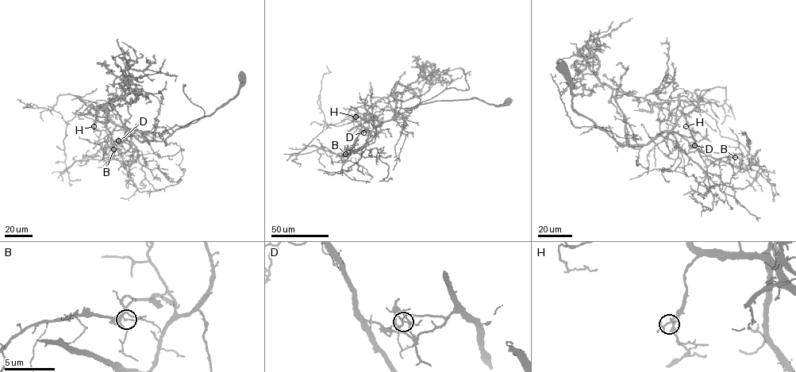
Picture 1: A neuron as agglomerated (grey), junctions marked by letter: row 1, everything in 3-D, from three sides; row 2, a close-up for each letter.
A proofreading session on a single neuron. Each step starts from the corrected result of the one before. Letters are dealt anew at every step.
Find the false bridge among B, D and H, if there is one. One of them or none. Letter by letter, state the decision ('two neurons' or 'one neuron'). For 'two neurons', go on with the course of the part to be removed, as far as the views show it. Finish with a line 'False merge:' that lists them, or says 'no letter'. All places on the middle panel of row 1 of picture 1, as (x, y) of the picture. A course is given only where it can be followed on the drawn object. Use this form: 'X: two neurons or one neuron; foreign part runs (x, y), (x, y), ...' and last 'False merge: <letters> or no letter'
B: two neurons; foreign part runs (345, 155), (351, 151), (363, 124), (375, 115), (357, 113), (324, 125), (294, 159), (299, 166)
D: one neuron
H: one neuron
False merge: B

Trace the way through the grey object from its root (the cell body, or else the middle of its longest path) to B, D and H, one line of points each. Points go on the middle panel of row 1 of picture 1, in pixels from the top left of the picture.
B: (507, 103), (489, 105), (473, 97), (420, 104), (381, 121), (371, 132), (360, 131), (351, 151), (345, 155)
D: (507, 103), (489, 105), (474, 97), (422, 103), (396, 114), (393, 119), (381, 121), (371, 132), (363, 132)
H: (507, 103), (489, 105), (474, 97), (442, 100), (420, 104), (396, 114), (388, 120), (355, 116)

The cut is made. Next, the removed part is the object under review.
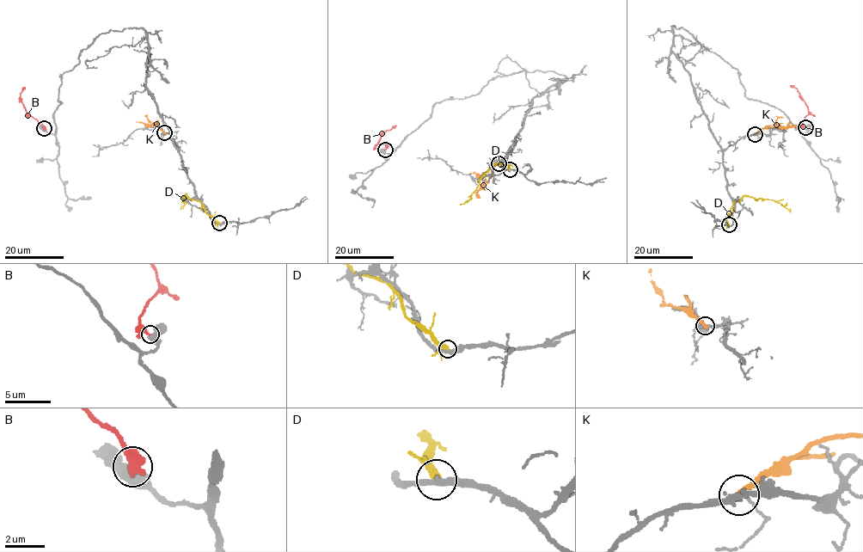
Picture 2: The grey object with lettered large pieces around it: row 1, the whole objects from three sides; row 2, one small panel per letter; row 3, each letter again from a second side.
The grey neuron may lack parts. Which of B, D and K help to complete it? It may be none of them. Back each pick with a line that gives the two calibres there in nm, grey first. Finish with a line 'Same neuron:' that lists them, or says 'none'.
Same neuron: none

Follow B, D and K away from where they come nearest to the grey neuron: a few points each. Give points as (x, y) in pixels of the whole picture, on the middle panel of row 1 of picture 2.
B: (385, 150), (386, 144), (378, 144), (379, 141), (384, 131), (396, 125)
D: (510, 169), (507, 162), (492, 163), (480, 180), (470, 199), (462, 204)
K: (498, 163), (477, 193), (480, 198)

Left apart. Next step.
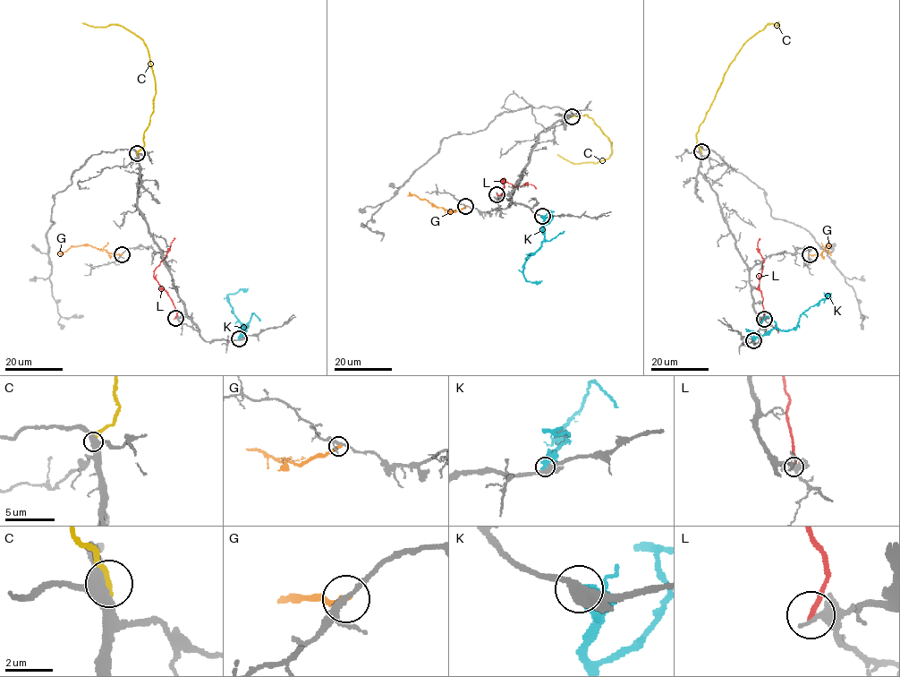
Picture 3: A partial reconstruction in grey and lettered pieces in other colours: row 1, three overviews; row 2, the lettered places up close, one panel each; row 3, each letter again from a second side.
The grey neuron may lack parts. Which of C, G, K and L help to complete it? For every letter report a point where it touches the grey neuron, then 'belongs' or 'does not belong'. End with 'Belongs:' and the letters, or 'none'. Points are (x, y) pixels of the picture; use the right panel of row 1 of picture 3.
C: meets grey at (701, 151); belongs
G: meets grey at (810, 254); does not belong
K: meets grey at (753, 340); does not belong
L: meets grey at (764, 319); does not belong
Belongs: C

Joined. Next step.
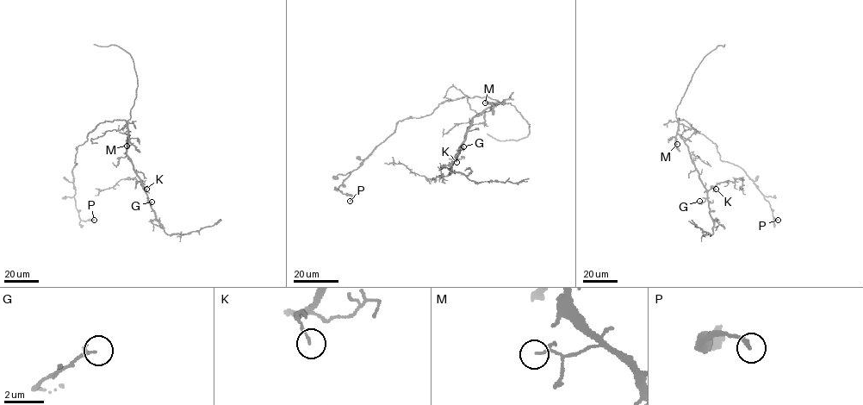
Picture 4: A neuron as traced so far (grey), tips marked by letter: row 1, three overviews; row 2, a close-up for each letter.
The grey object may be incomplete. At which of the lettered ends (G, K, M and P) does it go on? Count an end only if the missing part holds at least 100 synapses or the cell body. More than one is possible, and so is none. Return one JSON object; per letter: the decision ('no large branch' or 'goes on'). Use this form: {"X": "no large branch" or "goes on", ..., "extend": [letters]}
{"G": "no large branch", "K": "no large branch", "M": "no large branch", "P": "no large branch", "extend": []}

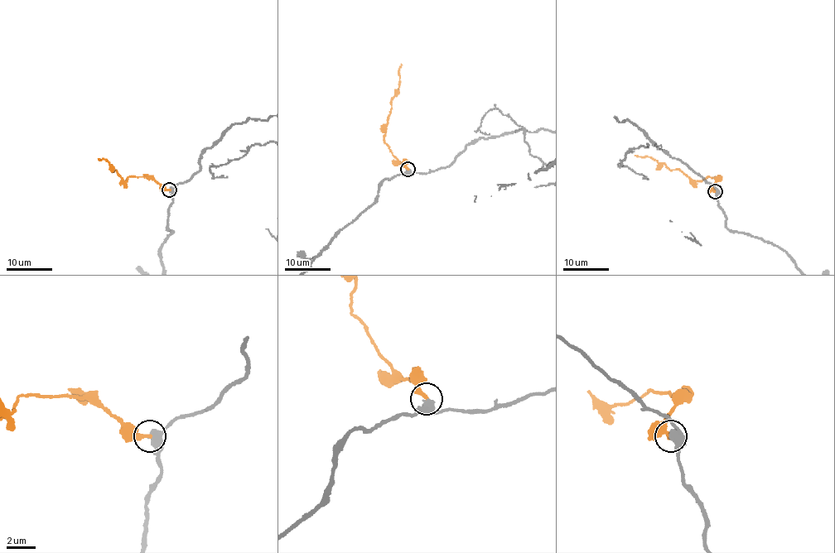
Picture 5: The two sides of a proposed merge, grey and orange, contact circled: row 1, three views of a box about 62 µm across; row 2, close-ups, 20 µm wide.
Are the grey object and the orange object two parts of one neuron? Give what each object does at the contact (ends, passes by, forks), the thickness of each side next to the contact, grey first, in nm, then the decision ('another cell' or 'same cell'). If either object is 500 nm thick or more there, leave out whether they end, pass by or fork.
grey passes by | orange ends | 480/320 nm | same cell

